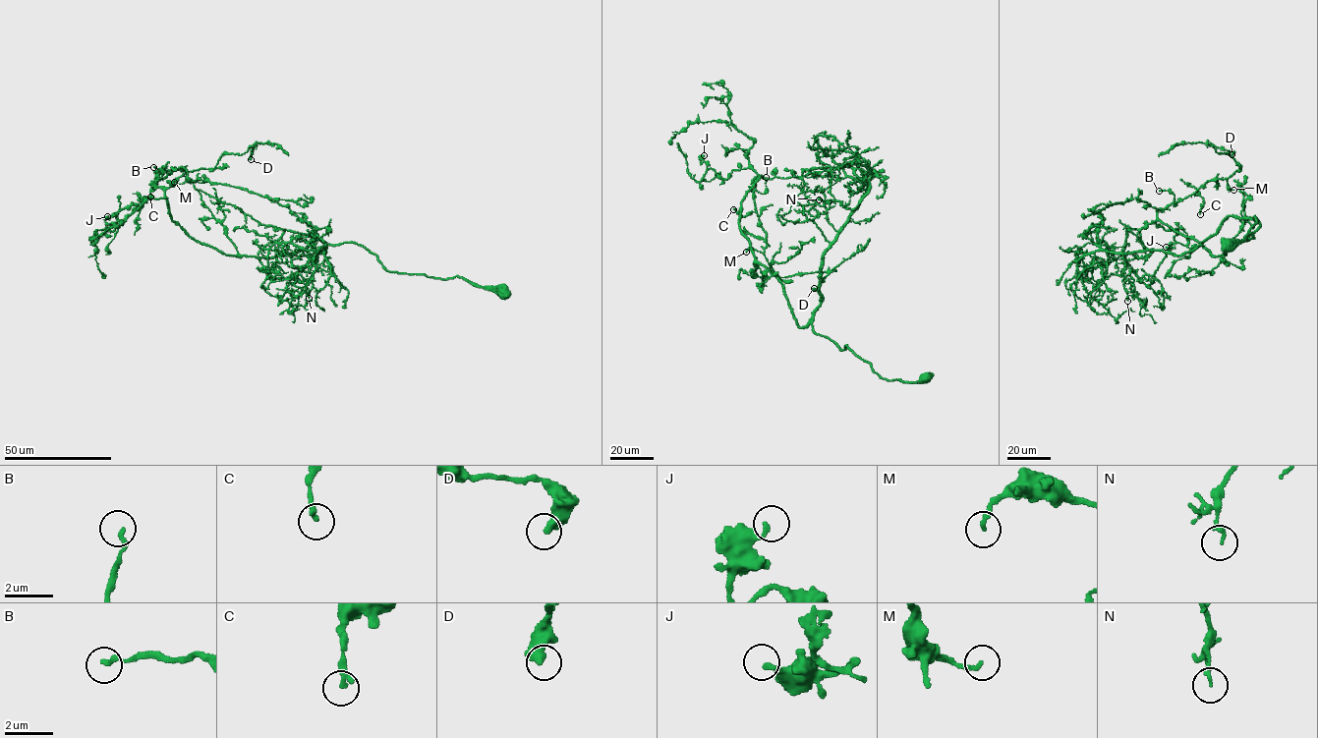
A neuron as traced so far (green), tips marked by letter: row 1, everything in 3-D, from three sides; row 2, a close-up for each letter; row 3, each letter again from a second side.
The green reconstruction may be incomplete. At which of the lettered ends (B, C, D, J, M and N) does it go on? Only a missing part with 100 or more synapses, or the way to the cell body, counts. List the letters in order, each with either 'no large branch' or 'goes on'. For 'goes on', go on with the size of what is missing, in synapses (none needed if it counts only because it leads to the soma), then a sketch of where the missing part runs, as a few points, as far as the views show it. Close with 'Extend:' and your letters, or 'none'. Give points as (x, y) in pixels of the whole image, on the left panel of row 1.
B: no large branch
C: no large branch
D: no large branch
J: no large branch
M: no large branch
N: no large branch
Extend: none

